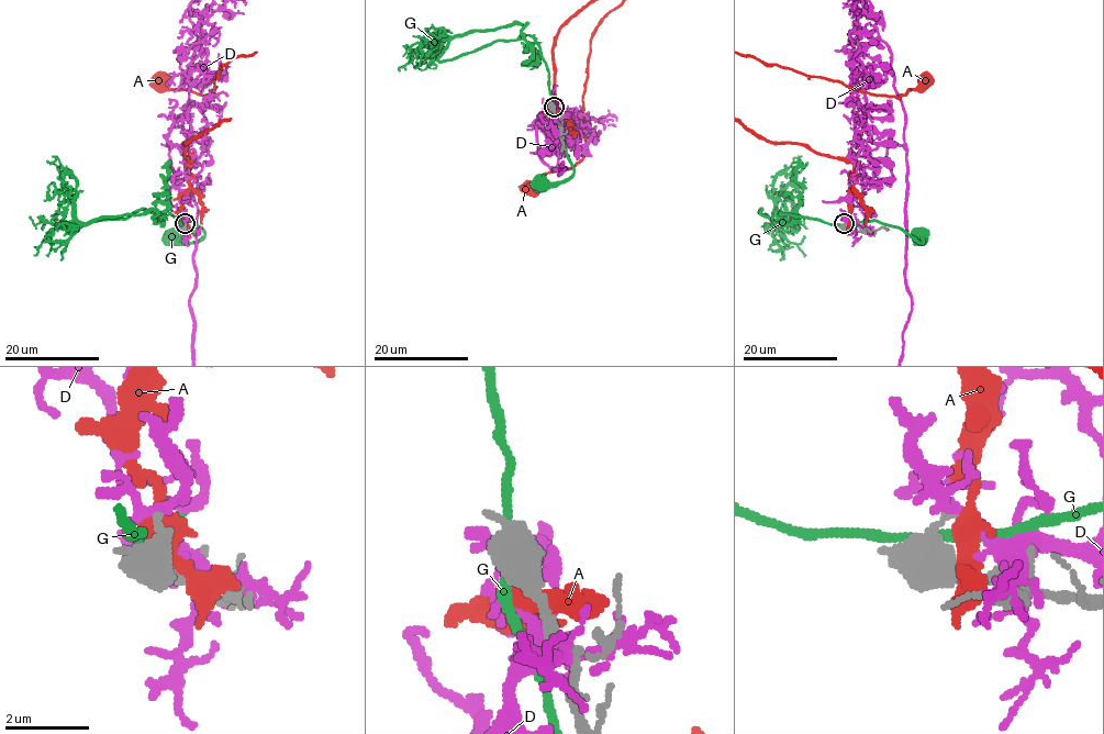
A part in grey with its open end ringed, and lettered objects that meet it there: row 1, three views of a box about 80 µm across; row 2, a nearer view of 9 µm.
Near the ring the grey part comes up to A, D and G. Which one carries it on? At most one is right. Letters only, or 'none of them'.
none of them

